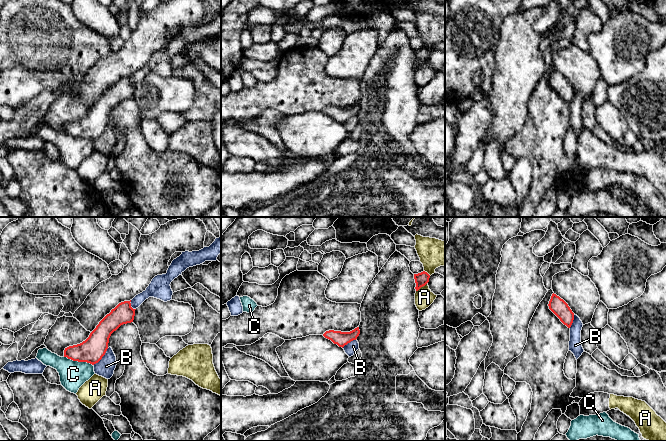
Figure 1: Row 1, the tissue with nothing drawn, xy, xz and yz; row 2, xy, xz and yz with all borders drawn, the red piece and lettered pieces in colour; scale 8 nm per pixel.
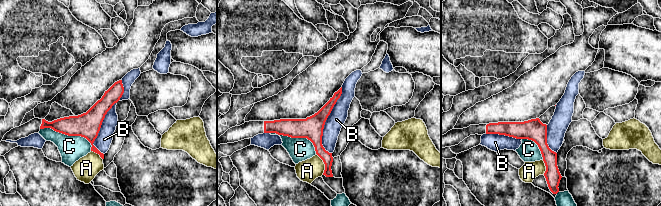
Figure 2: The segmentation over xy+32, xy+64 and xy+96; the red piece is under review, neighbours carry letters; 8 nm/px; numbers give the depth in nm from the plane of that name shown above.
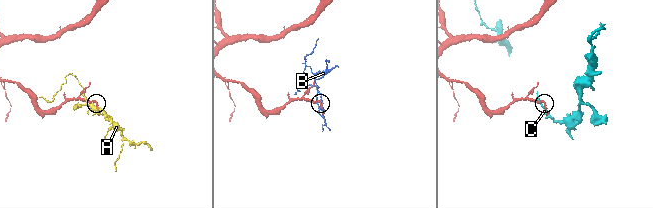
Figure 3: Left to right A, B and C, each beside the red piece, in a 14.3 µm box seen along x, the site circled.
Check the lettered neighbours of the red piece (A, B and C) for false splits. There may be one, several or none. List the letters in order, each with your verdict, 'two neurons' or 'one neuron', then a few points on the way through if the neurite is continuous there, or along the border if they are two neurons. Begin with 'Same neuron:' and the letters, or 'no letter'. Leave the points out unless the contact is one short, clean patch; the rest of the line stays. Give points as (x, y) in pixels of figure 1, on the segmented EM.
Same neuron: no letter
A: two neurons
B: two neurons
C: two neurons

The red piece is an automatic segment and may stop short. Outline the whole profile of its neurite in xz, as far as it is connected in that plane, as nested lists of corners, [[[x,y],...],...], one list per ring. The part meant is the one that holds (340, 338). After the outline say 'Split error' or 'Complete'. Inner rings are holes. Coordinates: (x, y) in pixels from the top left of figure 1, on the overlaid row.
[[[357,327],[350,332],[329,330],[329,331],[326,331],[323,334],[323,336],[331,340],[334,344],[337,344],[339,347],[343,348],[351,341],[356,340],[359,334],[360,334],[360,330],[359,330],[359,327]]]. Complete

